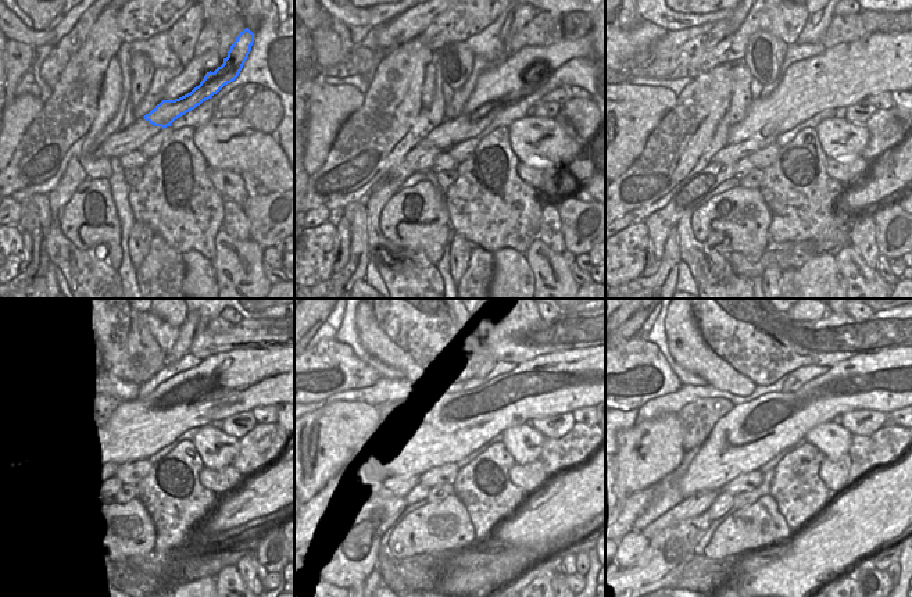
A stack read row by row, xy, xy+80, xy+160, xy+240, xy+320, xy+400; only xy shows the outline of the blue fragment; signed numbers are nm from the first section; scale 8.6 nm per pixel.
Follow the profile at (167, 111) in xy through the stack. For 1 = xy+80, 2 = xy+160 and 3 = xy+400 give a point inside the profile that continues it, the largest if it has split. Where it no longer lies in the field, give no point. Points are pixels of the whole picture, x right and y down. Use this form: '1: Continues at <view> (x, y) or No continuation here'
1: Continues at xy+80 (450, 132)
2: Continues at xy+160 (730, 153)
3: Continues at xy+400 (693, 506)

